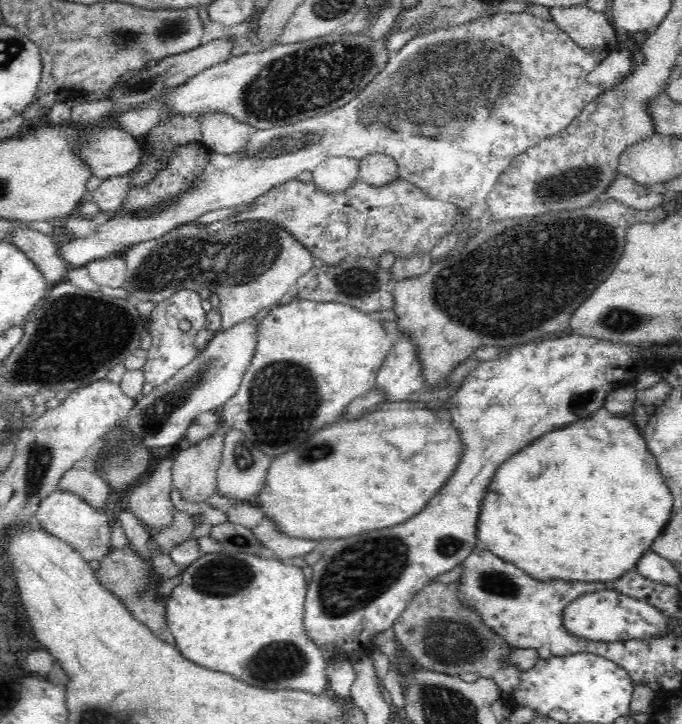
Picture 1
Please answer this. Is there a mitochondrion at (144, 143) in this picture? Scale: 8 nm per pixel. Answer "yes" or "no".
no

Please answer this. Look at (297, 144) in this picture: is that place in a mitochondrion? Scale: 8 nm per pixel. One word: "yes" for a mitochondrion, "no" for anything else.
yes

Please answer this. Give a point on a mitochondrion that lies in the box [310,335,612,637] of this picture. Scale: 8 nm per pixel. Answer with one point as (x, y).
(340, 592)

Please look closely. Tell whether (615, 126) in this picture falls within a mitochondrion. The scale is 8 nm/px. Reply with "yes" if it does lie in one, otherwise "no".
no

